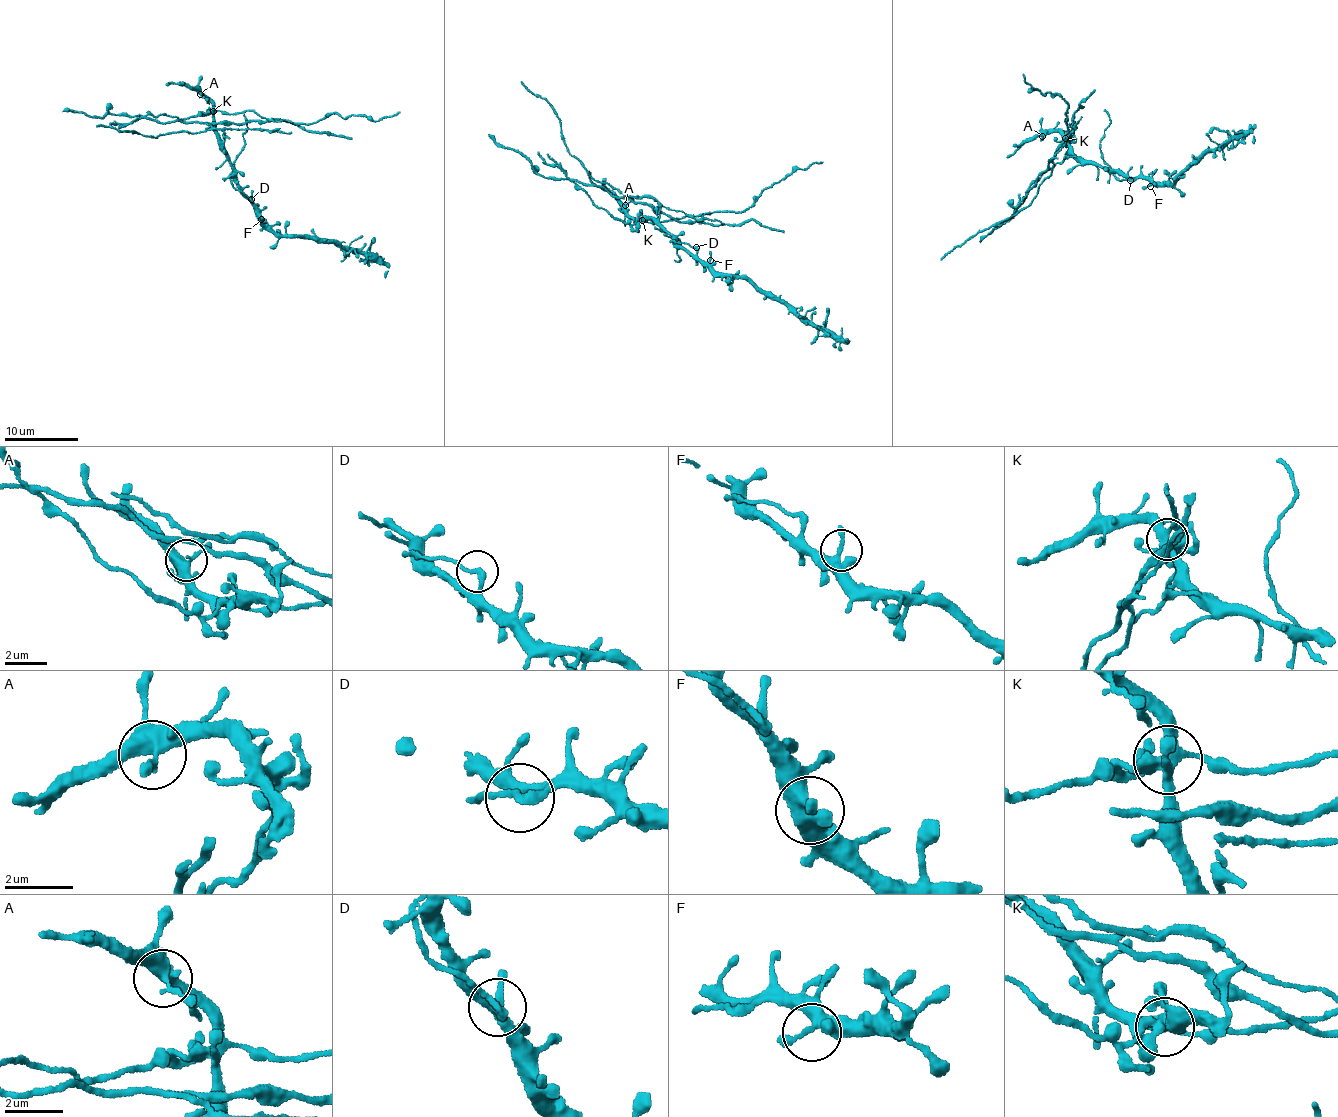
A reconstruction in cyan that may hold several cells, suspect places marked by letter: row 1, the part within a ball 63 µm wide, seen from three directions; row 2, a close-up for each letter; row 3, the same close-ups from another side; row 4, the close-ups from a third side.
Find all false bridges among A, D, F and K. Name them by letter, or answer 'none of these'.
D, K

